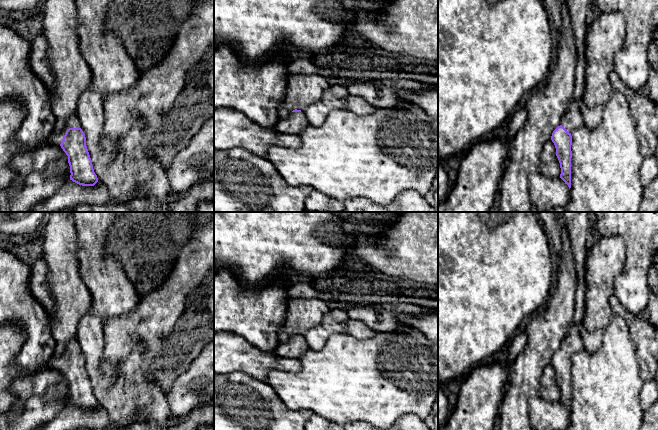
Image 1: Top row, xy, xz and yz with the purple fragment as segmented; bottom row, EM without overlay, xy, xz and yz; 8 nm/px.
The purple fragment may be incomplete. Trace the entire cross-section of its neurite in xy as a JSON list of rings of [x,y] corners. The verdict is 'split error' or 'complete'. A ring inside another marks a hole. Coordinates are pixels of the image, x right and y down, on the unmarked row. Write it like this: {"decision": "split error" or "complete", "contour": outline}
{"decision": "split error", "contour": [[[76,339],[69,342],[61,355],[49,356],[47,365],[60,369],[68,380],[70,404],[82,410],[94,410],[98,406],[86,370],[86,361]]]}

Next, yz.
{"decision": "split error", "contour": [[[572,324],[560,349],[553,355],[551,364],[556,372],[556,380],[560,387],[560,402],[571,412],[571,382],[573,354],[581,352],[585,345],[581,335],[582,324]]]}

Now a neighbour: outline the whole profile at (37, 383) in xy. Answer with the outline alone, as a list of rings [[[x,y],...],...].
[[[45,365],[38,367],[36,372],[13,380],[9,391],[14,396],[14,402],[7,412],[8,420],[15,421],[22,413],[28,399],[44,395],[51,386],[57,384],[63,377],[60,369]]]

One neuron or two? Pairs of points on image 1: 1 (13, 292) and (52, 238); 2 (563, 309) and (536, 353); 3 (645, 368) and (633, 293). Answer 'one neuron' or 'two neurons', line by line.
1: two neurons
2: one neuron
3: two neurons

